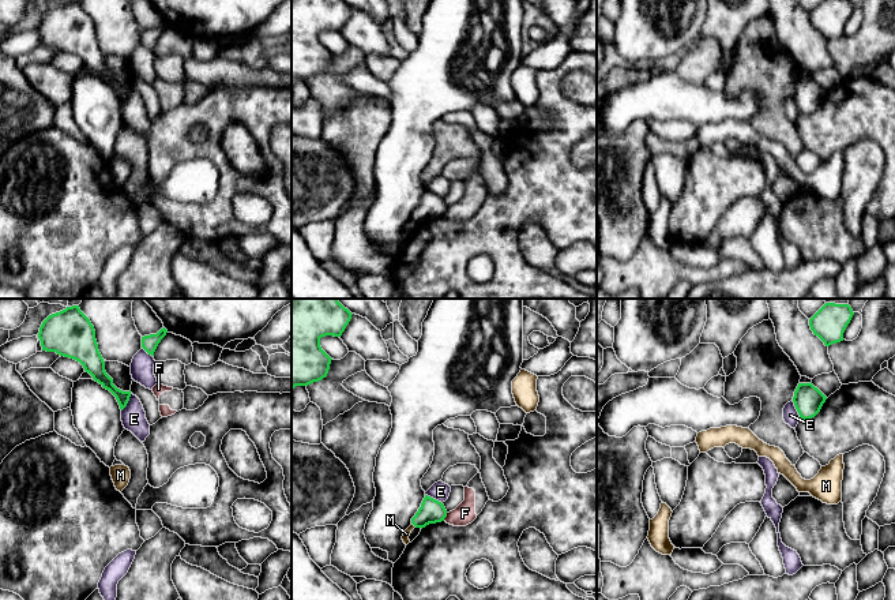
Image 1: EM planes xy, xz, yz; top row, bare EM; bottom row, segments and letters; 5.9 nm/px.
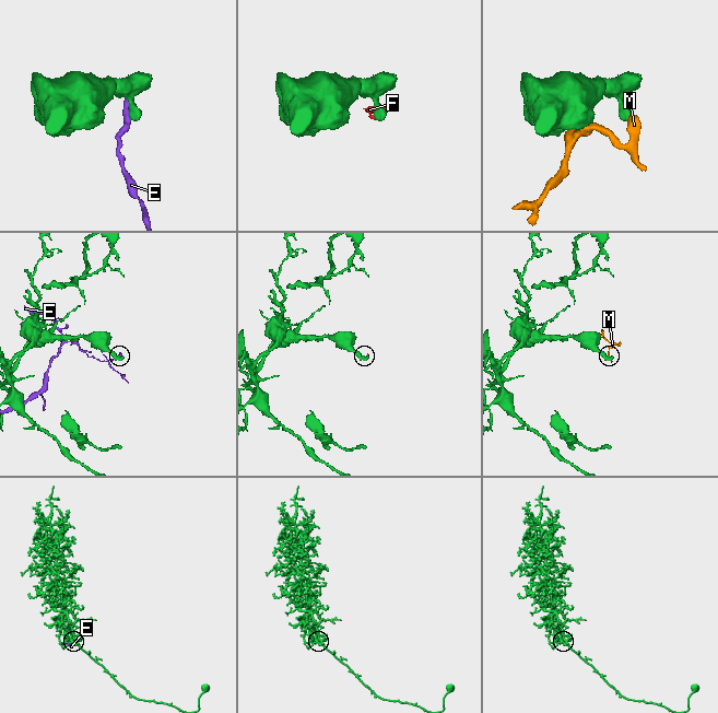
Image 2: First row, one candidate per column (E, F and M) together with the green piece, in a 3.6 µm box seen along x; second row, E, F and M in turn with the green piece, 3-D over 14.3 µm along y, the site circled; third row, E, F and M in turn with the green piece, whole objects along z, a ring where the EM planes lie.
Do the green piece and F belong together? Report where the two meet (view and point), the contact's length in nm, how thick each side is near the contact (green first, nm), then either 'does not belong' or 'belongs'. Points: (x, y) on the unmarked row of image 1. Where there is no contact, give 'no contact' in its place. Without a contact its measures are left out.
contact xz (446, 210); length 50 nm; calibres 140 and 120 nm; does not belong

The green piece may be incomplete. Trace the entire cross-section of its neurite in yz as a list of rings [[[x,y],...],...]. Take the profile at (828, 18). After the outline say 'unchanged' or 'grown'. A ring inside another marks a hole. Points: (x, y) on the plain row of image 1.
[[[823,0],[811,14],[809,20],[826,41],[843,35],[843,27],[854,7],[850,0]]] | unchanged

